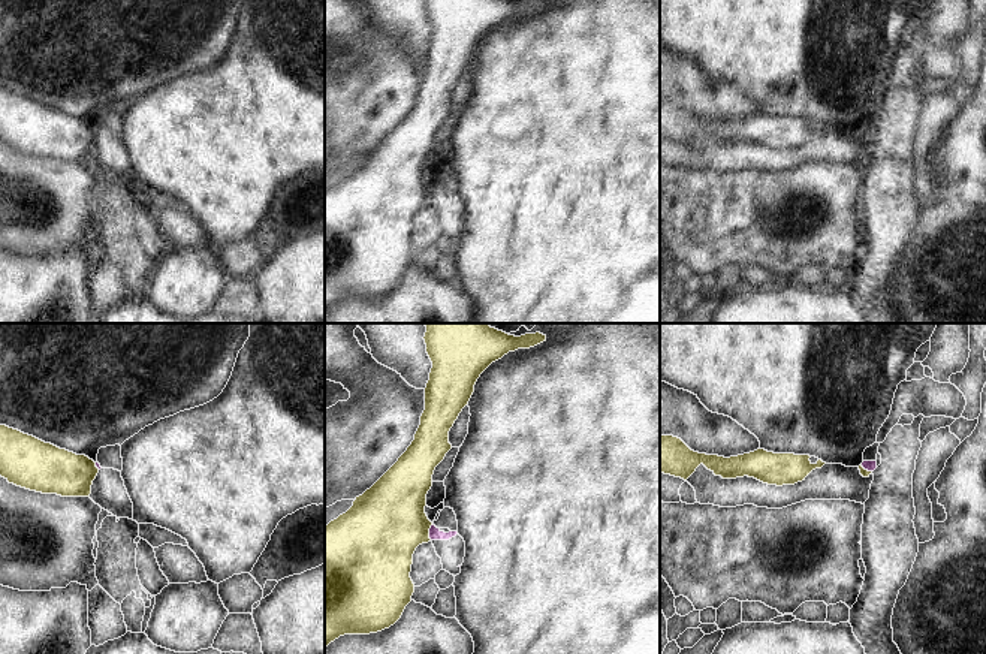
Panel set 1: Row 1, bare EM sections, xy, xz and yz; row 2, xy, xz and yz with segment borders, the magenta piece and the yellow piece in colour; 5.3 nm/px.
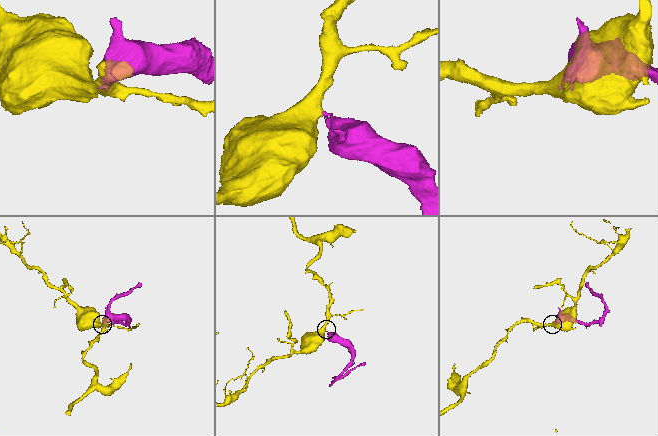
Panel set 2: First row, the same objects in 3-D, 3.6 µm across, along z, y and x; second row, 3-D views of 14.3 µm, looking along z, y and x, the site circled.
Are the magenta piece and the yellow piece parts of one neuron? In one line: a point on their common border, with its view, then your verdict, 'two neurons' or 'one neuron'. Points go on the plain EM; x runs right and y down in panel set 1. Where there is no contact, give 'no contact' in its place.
contact xz (430, 196); two neurons

